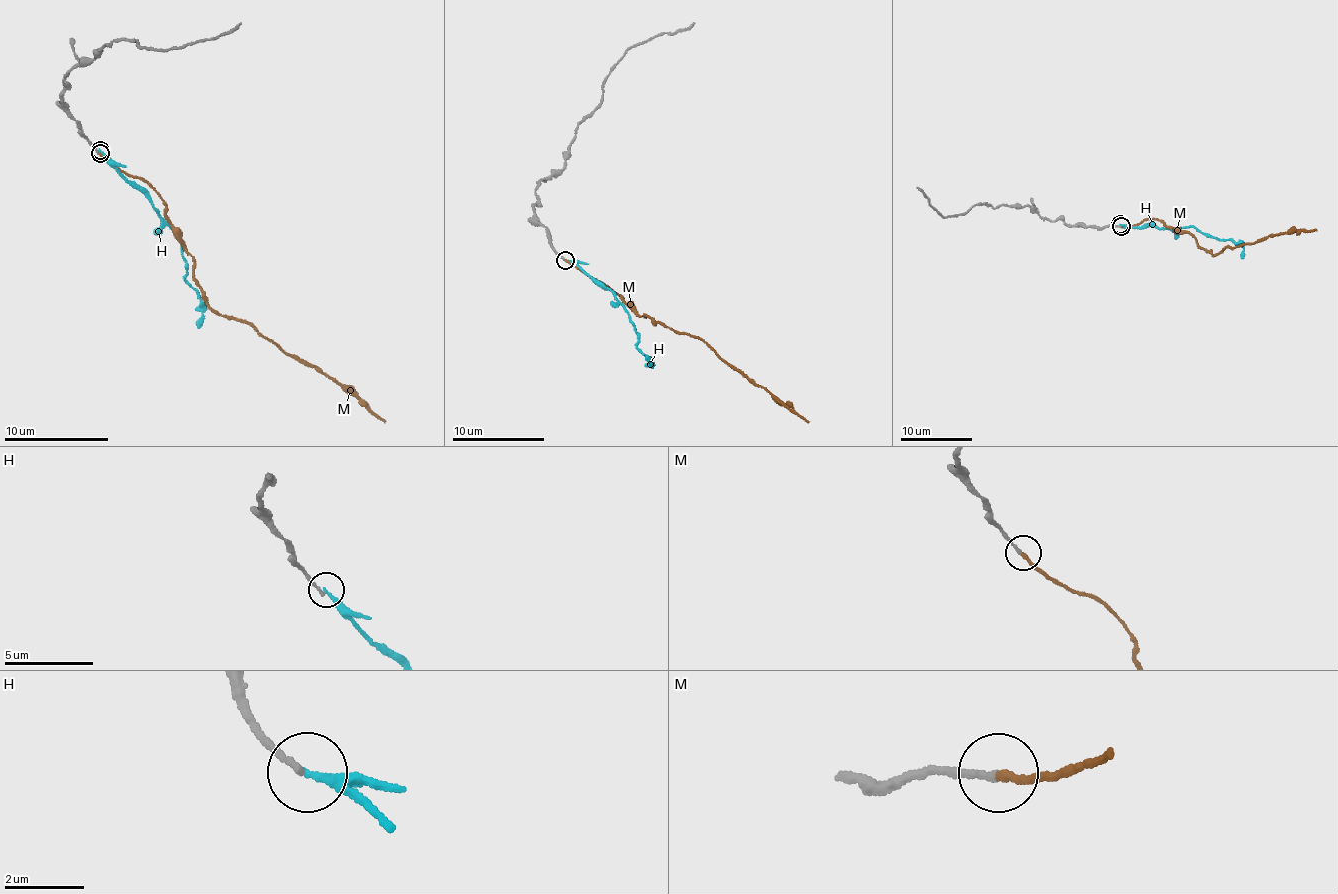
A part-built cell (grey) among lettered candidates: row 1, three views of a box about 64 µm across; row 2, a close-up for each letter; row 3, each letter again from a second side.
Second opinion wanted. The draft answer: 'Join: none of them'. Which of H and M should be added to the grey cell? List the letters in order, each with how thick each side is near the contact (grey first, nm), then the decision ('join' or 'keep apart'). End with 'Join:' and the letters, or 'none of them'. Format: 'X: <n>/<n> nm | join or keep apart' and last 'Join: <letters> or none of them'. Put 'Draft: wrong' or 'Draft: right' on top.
Draft: wrong
H: 170/190 nm | keep apart
M: 150/190 nm | join
Join: M

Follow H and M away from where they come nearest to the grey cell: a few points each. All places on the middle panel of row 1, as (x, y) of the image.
H: (566, 259), (612, 292), (639, 334), (636, 349), (650, 364), (647, 356)
M: (566, 260), (643, 317), (704, 343), (782, 405), (810, 422)

